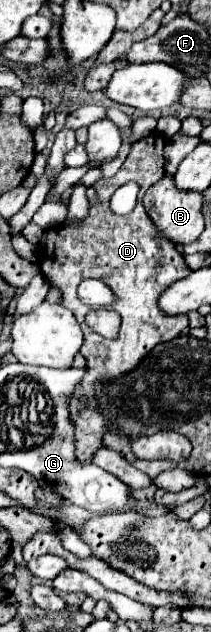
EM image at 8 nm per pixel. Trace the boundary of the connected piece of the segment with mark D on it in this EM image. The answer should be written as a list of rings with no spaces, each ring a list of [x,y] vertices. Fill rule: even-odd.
[[[152,133],[142,141],[134,143],[120,171],[110,179],[100,179],[94,183],[100,195],[100,203],[96,207],[90,207],[88,217],[48,229],[38,243],[42,275],[50,281],[52,287],[60,289],[60,305],[66,305],[66,309],[70,309],[76,315],[84,331],[84,345],[80,353],[86,357],[86,365],[90,371],[72,395],[70,415],[76,425],[76,457],[86,463],[90,461],[94,451],[102,447],[102,435],[108,425],[106,419],[96,411],[94,383],[108,381],[126,371],[132,371],[140,363],[140,359],[148,351],[152,351],[154,345],[178,337],[182,329],[188,327],[188,315],[162,313],[158,307],[158,299],[162,291],[166,291],[166,287],[190,275],[192,269],[186,265],[184,255],[176,249],[176,245],[170,243],[170,239],[162,239],[162,235],[158,235],[158,227],[150,223],[150,215],[146,215],[146,209],[140,203],[146,189],[154,185],[158,179],[162,179],[164,175],[162,149],[164,149],[164,137],[158,133]],[[128,181],[136,181],[140,185],[138,203],[132,213],[116,215],[110,211],[110,197],[120,185]],[[86,277],[104,279],[118,295],[118,301],[112,307],[122,317],[120,333],[116,339],[106,339],[94,333],[84,323],[84,315],[88,313],[88,307],[80,303],[76,295],[76,287]]]

